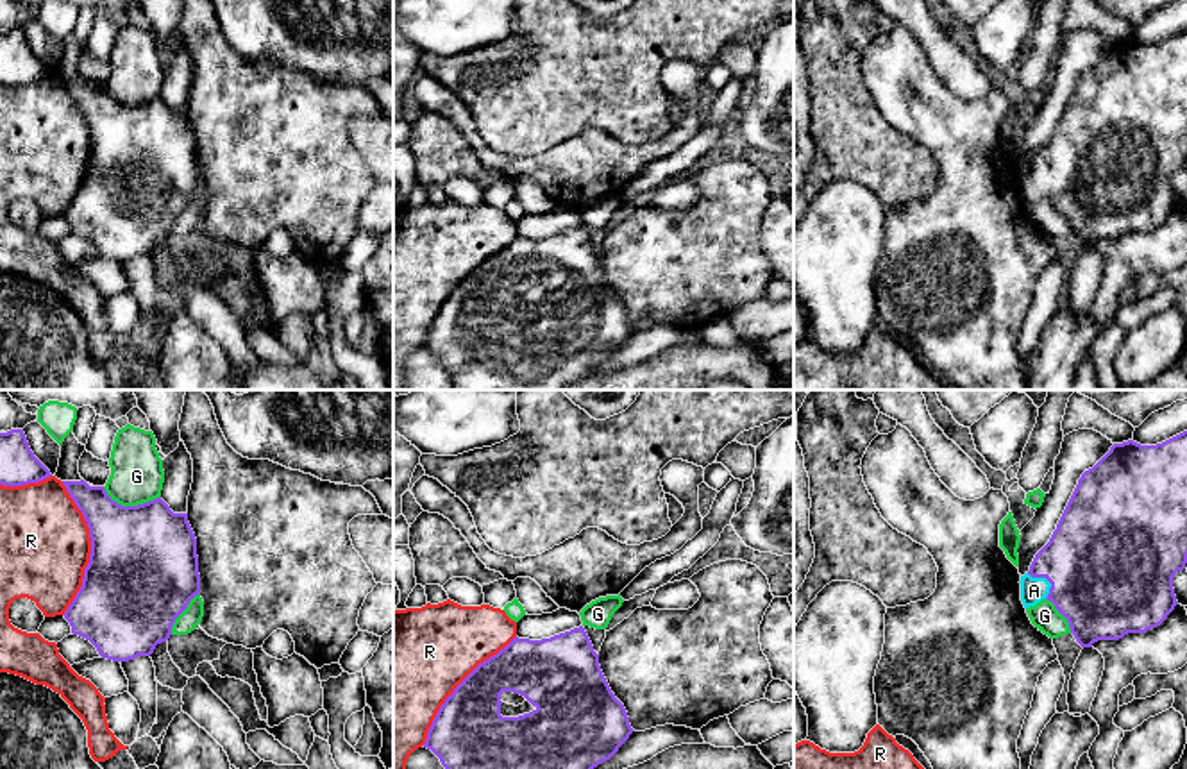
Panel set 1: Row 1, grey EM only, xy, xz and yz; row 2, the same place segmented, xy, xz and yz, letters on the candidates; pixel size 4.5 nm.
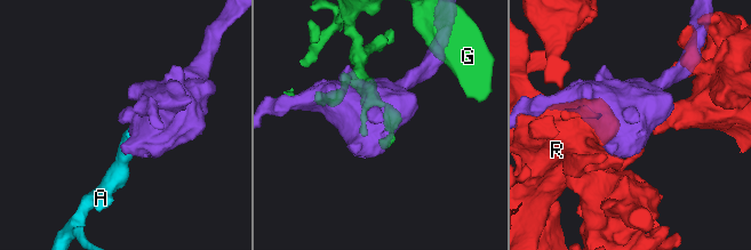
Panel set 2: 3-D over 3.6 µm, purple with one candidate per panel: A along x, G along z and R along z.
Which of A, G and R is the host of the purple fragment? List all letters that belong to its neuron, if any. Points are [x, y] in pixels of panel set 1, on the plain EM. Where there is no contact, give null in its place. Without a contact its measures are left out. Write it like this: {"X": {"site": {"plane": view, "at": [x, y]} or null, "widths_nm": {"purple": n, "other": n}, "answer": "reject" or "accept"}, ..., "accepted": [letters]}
{"A": {"site": {"plane": "yz", "at": [1046, 177]}, "widths_nm": {"purple": 480, "other": 110}, "answer": "accept"}, "G": {"site": {"plane": "xy", "at": [131, 106]}, "widths_nm": {"purple": 480, "other": 240}, "answer": "reject"}, "R": {"site": {"plane": "xy", "at": [92, 147]}, "widths_nm": {"purple": 500, "other": 400}, "answer": "reject"}, "accepted": ["A"]}

